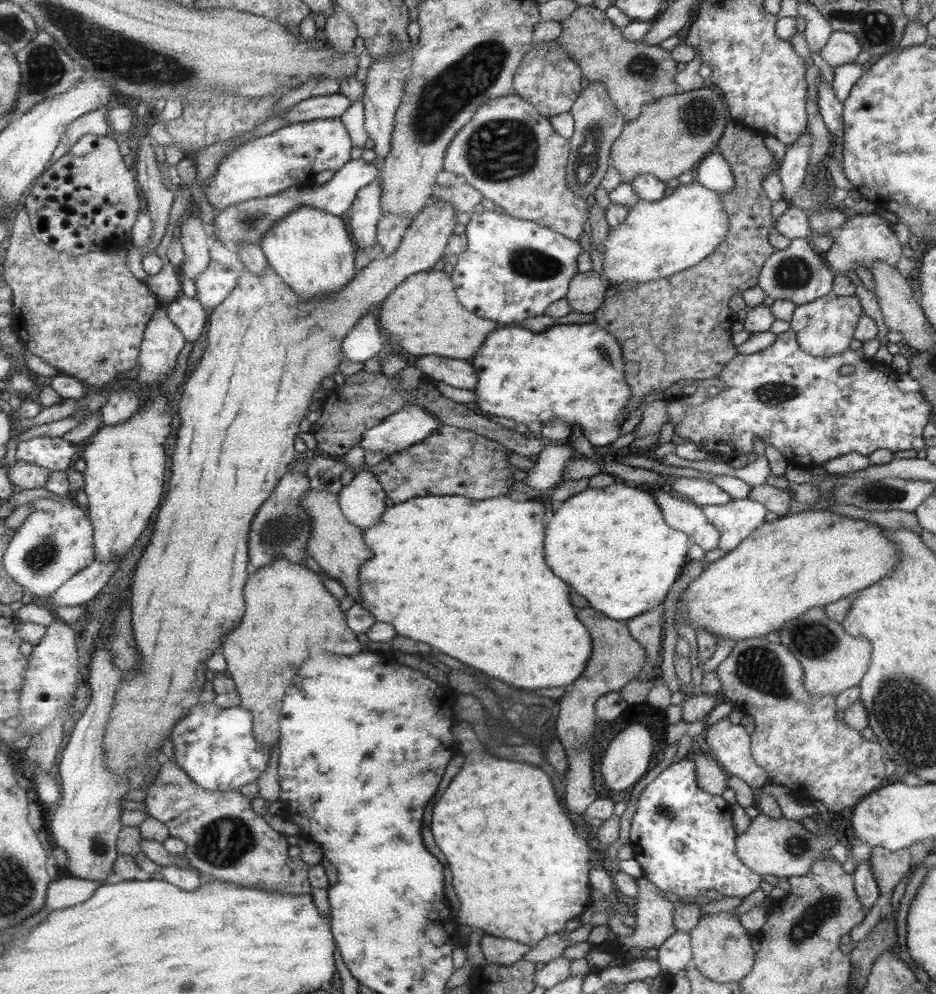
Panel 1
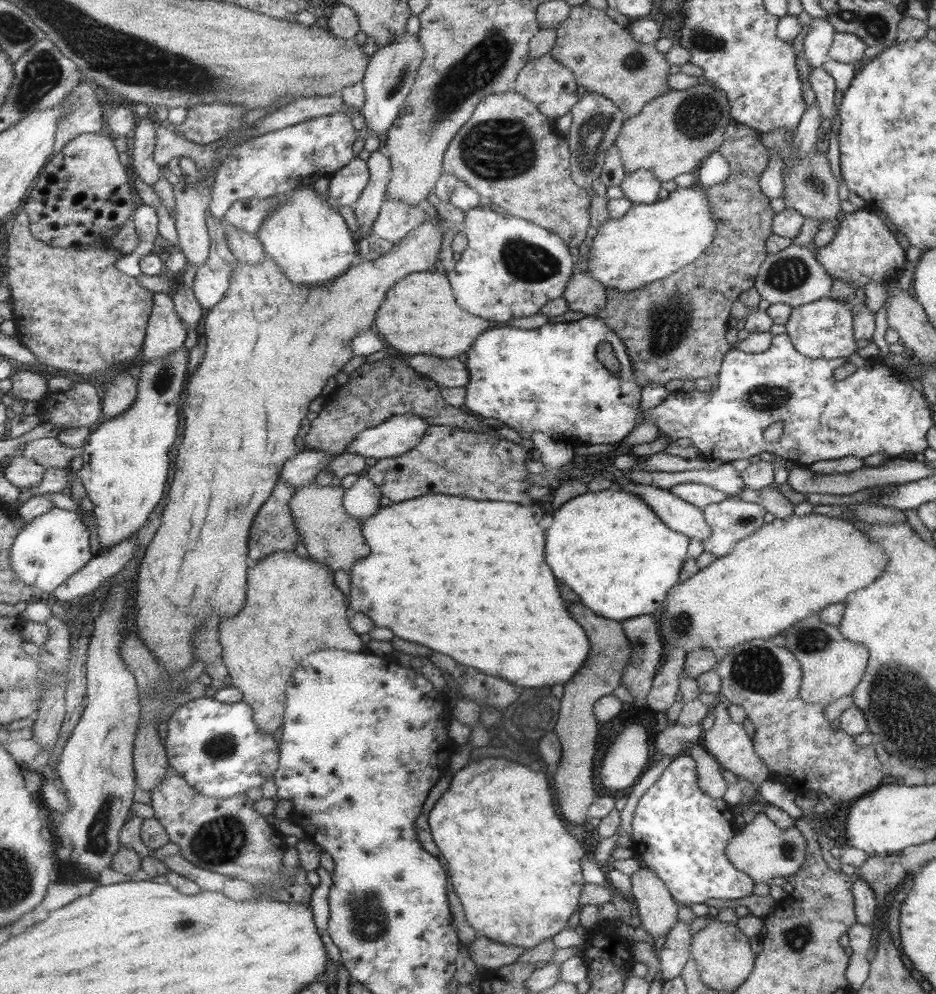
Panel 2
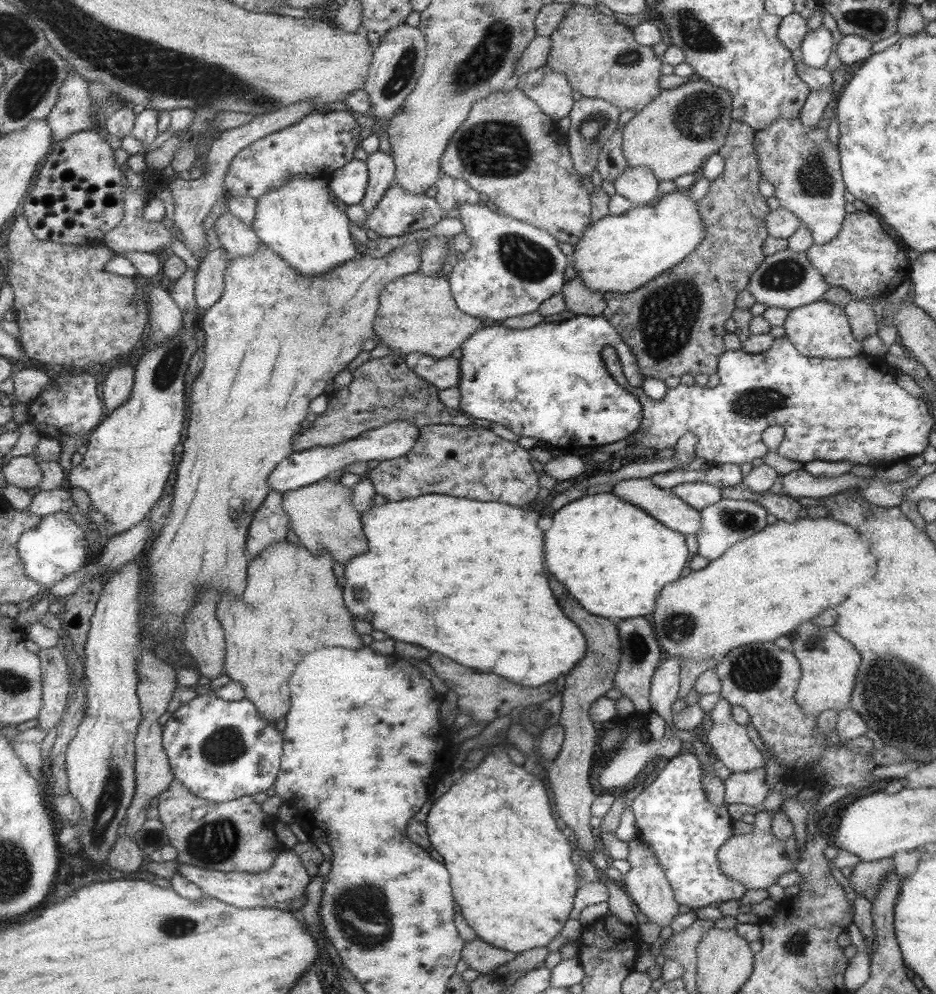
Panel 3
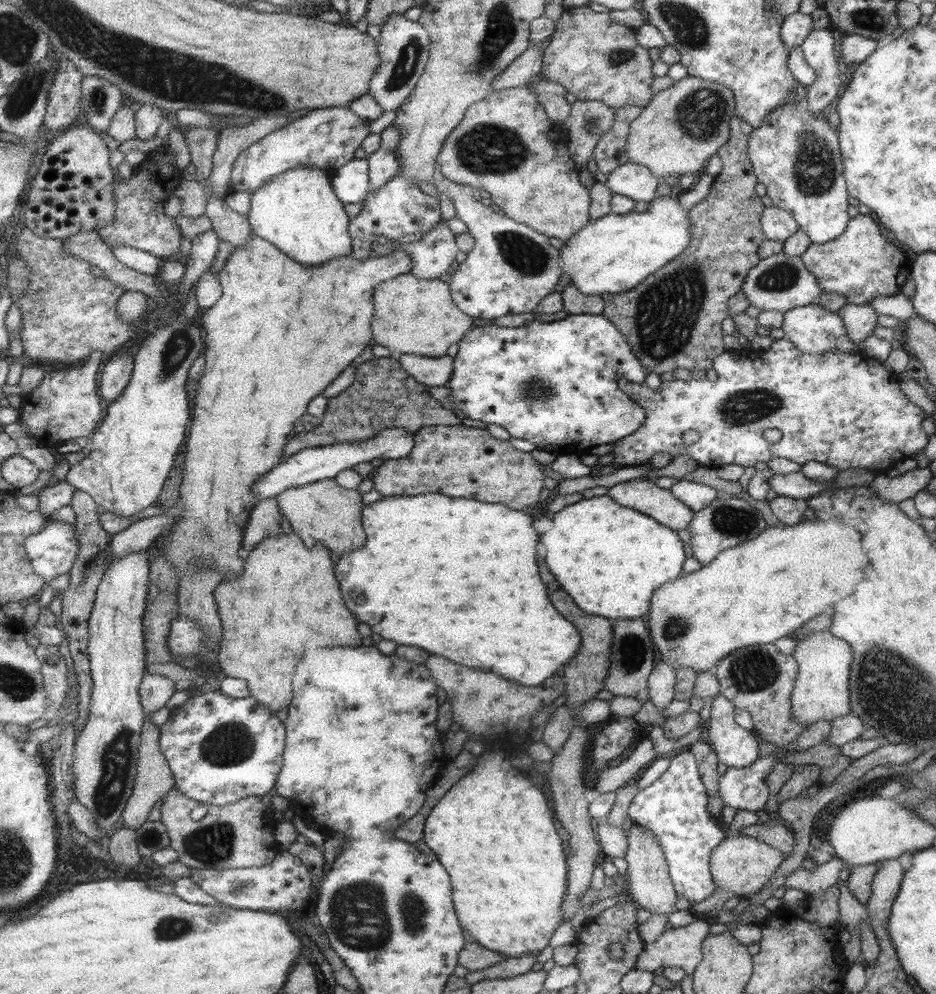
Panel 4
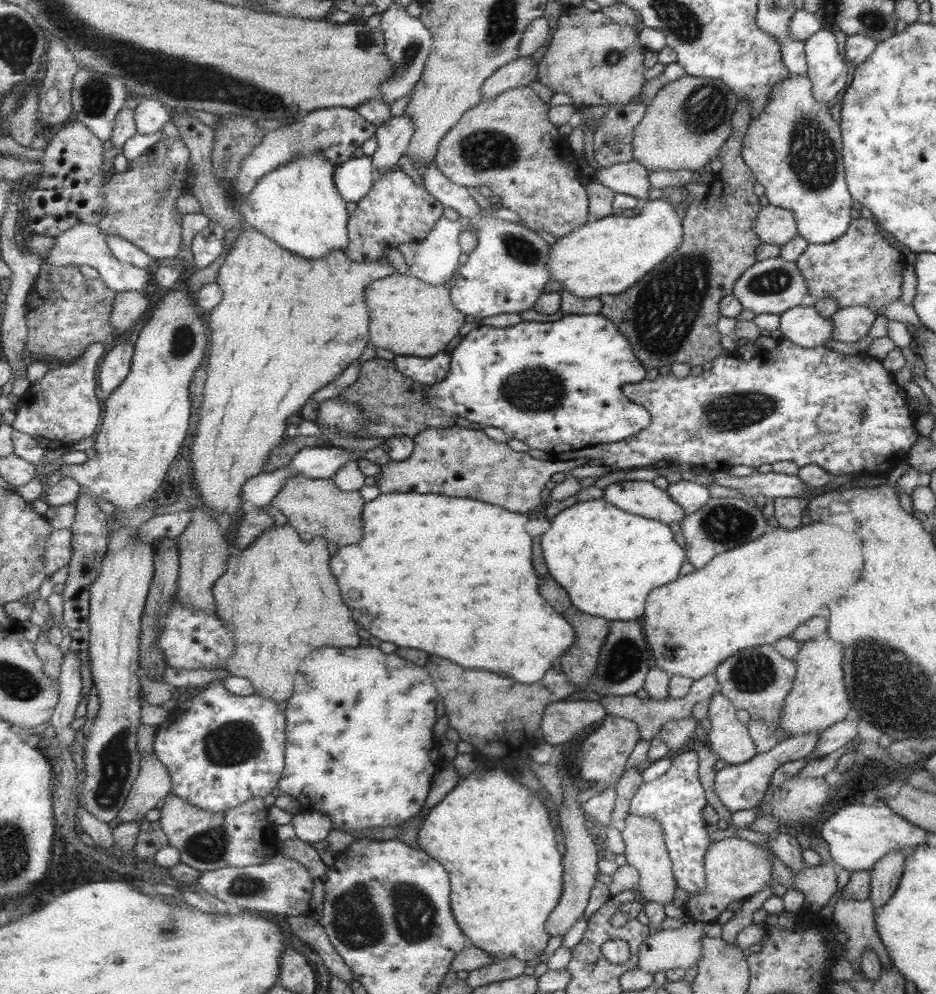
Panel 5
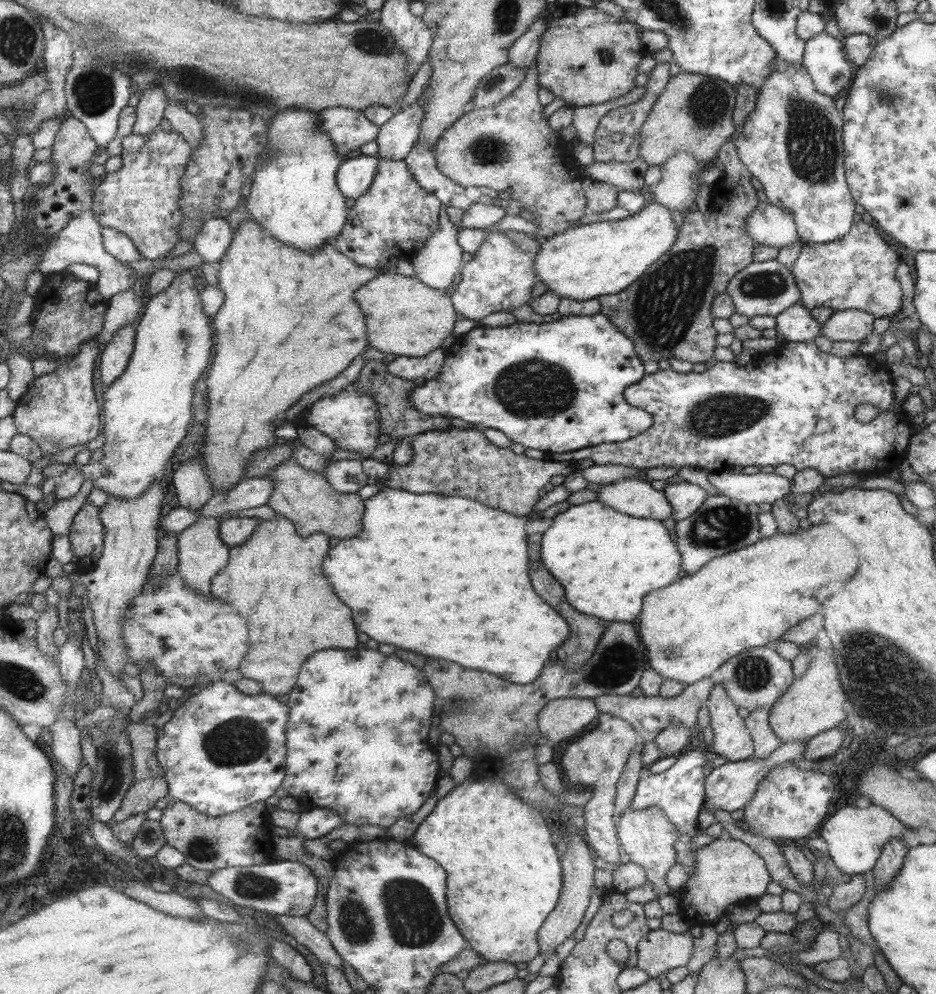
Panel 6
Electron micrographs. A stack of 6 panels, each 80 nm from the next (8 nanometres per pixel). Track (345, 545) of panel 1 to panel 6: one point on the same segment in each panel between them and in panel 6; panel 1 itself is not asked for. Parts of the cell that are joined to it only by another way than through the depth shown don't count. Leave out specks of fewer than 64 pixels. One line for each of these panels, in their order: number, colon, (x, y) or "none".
2: (330, 535)
3: (322, 515)
4: (319, 512)
5: (314, 507)
6: (302, 496)

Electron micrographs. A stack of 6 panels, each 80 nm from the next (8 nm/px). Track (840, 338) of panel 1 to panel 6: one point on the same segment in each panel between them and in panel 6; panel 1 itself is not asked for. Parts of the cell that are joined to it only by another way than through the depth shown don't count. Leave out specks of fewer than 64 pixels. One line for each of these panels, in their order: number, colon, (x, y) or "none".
2: (823, 328)
3: (820, 329)
4: (811, 329)
5: (803, 325)
6: (794, 323)

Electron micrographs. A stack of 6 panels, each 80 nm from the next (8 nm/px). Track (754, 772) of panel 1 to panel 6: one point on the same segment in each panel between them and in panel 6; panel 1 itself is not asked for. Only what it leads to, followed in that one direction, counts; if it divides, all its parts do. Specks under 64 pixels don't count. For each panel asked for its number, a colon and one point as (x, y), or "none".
2: (728, 744)
3: (727, 741)
4: (734, 747)
5: (728, 739)
6: (730, 739)

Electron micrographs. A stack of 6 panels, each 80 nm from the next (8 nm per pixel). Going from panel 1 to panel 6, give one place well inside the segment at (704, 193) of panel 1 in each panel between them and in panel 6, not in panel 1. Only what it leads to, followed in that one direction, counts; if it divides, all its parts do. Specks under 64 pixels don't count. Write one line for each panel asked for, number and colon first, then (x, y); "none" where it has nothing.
2: (651, 241)
3: (618, 254)
4: (612, 254)
5: (606, 256)
6: (591, 260)

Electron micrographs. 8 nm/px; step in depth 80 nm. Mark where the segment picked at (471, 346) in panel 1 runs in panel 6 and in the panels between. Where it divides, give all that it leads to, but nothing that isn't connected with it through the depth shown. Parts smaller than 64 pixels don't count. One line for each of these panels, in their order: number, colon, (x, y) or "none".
2: (417, 315)
3: (416, 314)
4: (413, 316)
5: (410, 318)
6: (406, 318)

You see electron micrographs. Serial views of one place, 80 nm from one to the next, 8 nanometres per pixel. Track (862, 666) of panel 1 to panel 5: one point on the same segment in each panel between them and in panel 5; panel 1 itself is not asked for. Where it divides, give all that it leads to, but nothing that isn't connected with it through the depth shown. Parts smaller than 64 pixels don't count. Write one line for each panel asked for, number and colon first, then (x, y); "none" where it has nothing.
2: (832, 666)
3: (828, 663)
4: (821, 692)
5: (818, 699)

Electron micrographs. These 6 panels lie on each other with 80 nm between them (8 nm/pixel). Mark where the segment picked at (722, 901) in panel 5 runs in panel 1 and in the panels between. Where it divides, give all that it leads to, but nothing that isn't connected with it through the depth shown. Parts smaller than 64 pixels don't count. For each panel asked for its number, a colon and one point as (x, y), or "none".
1: (780, 847)
2: (762, 850)
3: (756, 859)
4: (740, 865)

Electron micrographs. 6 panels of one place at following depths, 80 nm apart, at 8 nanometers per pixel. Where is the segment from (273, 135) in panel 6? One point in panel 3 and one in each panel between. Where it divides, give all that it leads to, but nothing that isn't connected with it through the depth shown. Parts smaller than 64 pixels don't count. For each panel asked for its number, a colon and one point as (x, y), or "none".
3: (298, 221)
4: (298, 211)
5: (296, 205)

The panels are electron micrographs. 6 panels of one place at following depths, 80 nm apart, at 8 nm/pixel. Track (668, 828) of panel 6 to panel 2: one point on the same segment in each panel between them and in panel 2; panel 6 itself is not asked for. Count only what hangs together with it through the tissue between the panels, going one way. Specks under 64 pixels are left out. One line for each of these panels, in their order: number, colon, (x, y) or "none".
2: (657, 909)
3: (645, 882)
4: (650, 887)
5: (645, 849)

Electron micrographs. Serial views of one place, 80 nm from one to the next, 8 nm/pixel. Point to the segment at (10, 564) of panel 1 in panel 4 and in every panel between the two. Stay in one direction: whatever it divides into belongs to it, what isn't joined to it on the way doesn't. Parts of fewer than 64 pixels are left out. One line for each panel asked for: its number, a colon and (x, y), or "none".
2: (54, 546)
3: (58, 547)
4: (53, 551)

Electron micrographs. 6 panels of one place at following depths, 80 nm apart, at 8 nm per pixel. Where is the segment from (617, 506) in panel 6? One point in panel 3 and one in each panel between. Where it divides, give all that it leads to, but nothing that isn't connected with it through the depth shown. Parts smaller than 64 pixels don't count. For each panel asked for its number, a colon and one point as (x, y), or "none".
3: (662, 504)
4: (642, 494)
5: (642, 498)

